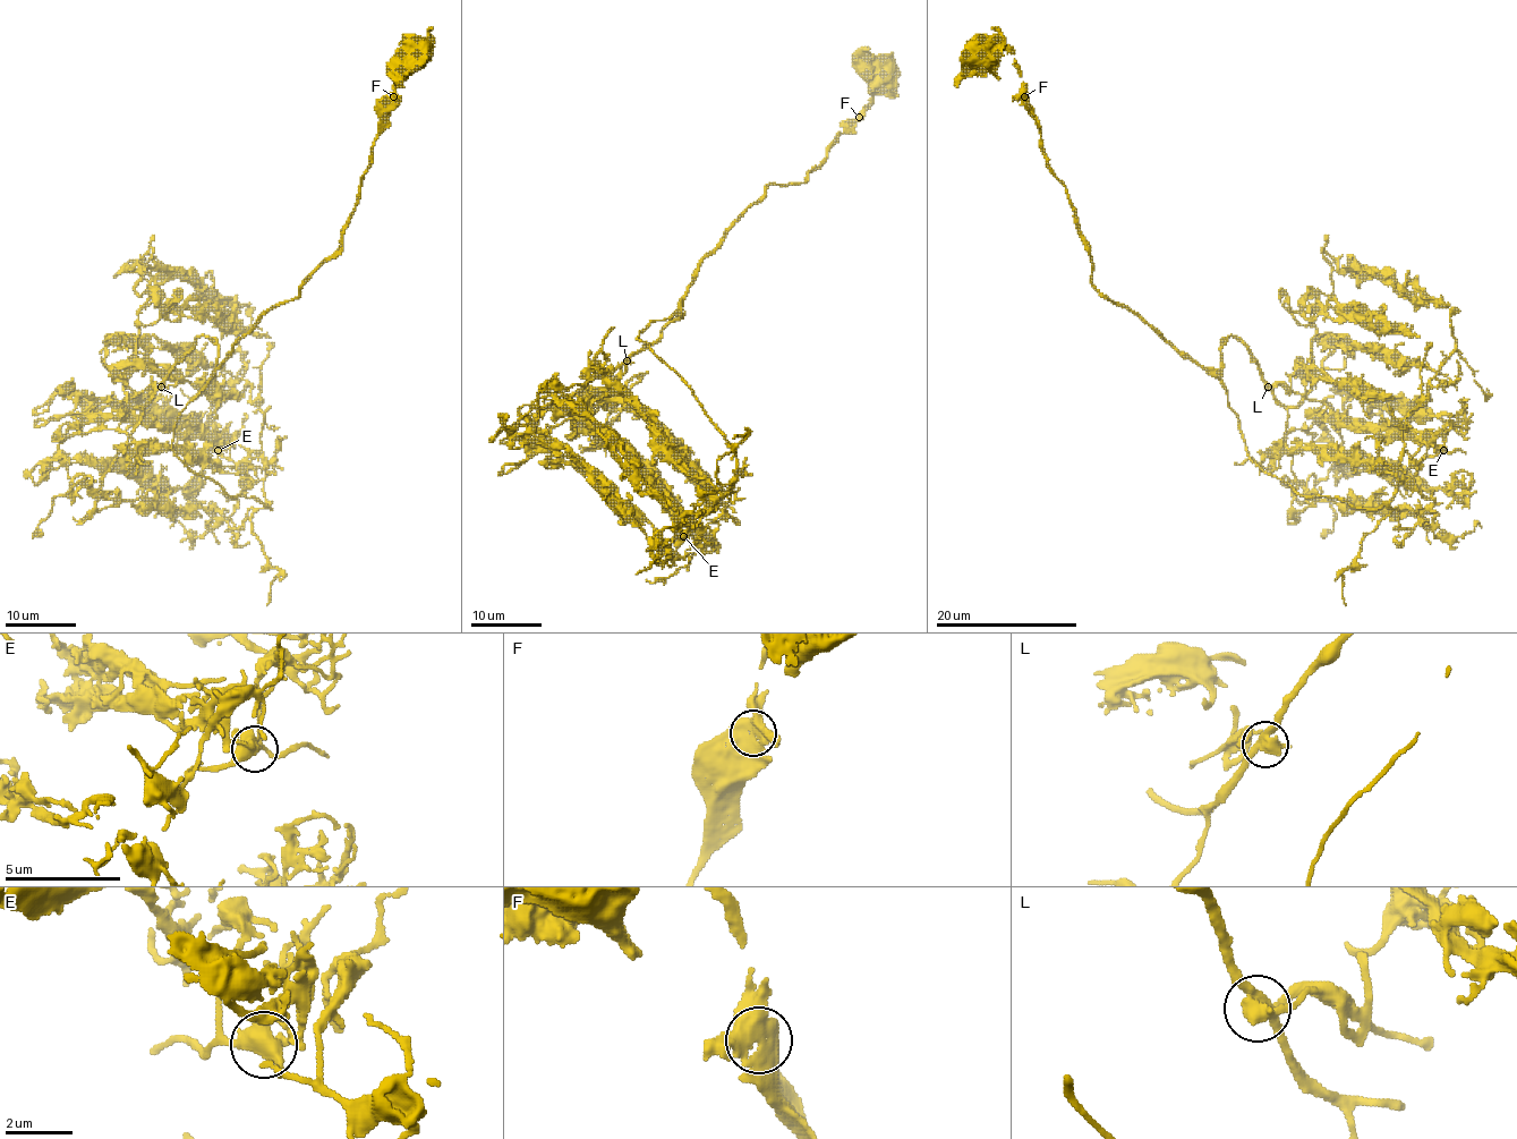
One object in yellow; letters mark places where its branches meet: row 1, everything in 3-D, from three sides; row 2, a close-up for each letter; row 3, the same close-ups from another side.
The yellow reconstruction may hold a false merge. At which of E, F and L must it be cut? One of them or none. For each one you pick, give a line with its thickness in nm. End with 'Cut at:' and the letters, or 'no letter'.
Cut at: no letter

